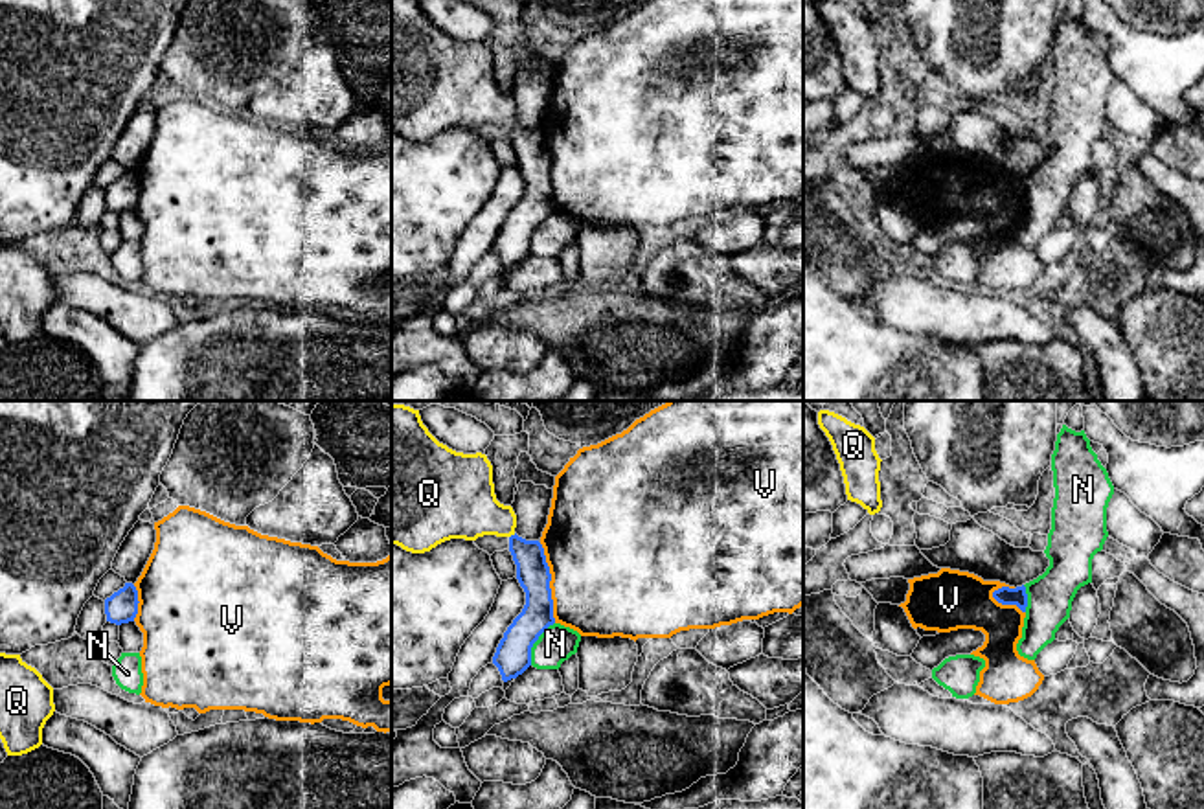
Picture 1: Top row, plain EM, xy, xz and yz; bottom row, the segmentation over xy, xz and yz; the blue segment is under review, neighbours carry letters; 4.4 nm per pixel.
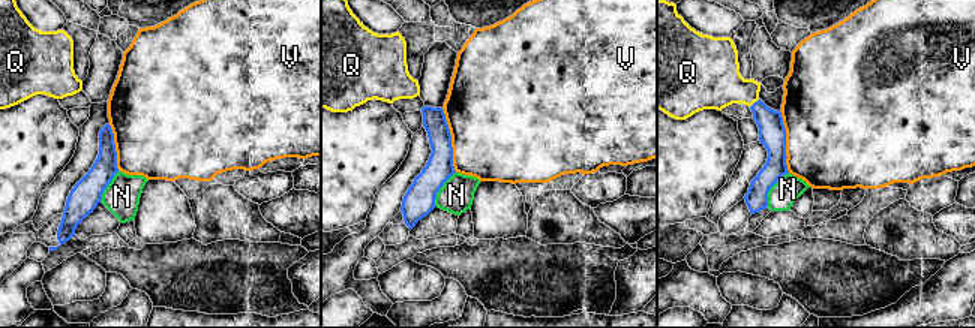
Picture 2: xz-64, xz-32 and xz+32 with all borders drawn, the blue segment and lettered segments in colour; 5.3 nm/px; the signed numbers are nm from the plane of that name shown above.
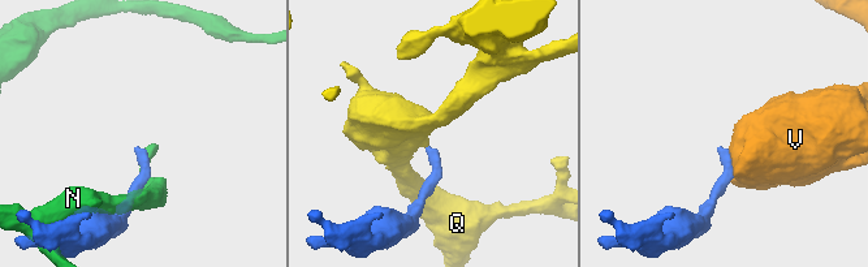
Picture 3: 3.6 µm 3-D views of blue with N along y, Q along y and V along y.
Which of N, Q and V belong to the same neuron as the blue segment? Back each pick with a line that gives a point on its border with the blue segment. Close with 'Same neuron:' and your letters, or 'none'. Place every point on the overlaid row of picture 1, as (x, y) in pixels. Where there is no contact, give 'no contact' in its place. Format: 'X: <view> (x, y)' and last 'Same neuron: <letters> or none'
Q: xz (511, 535)
Same neuron: Q

